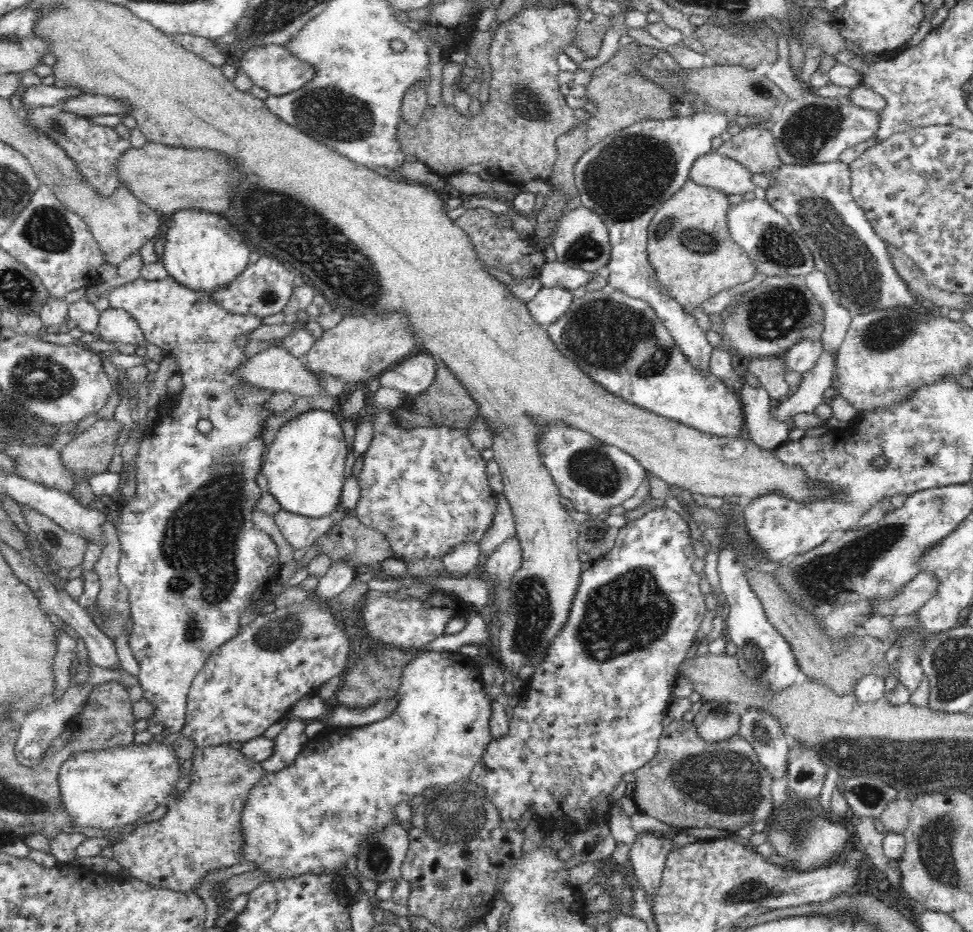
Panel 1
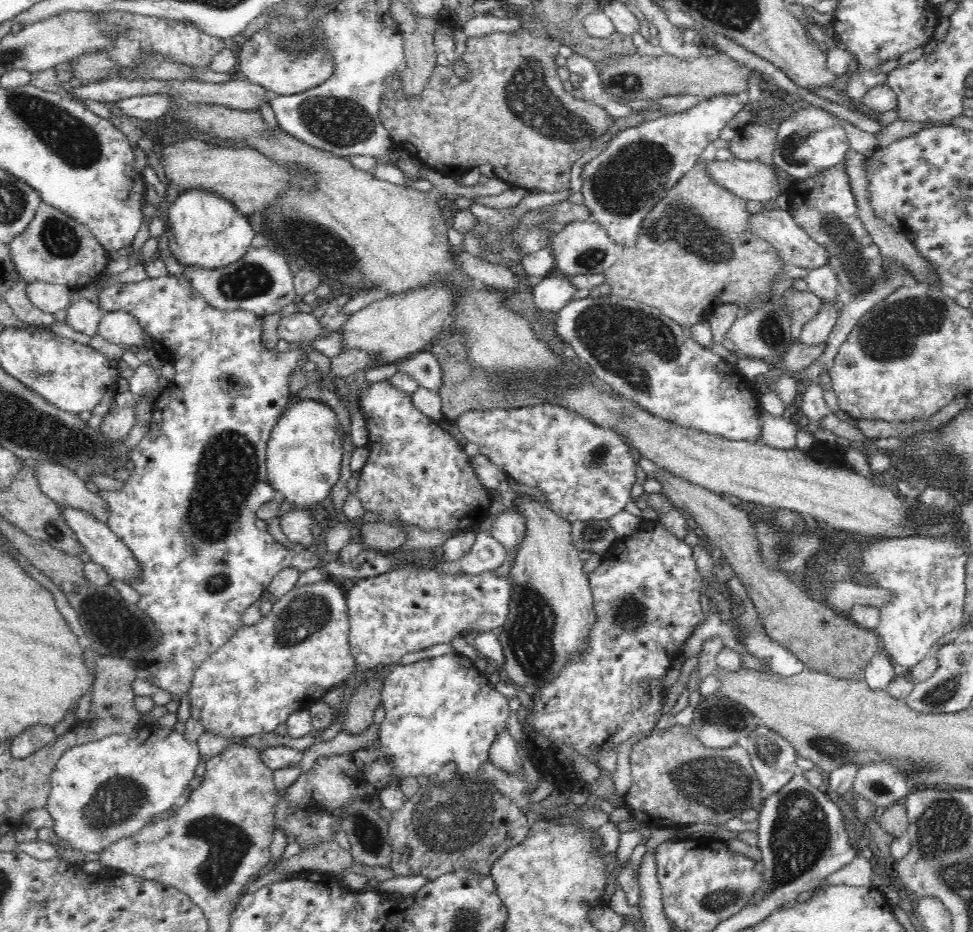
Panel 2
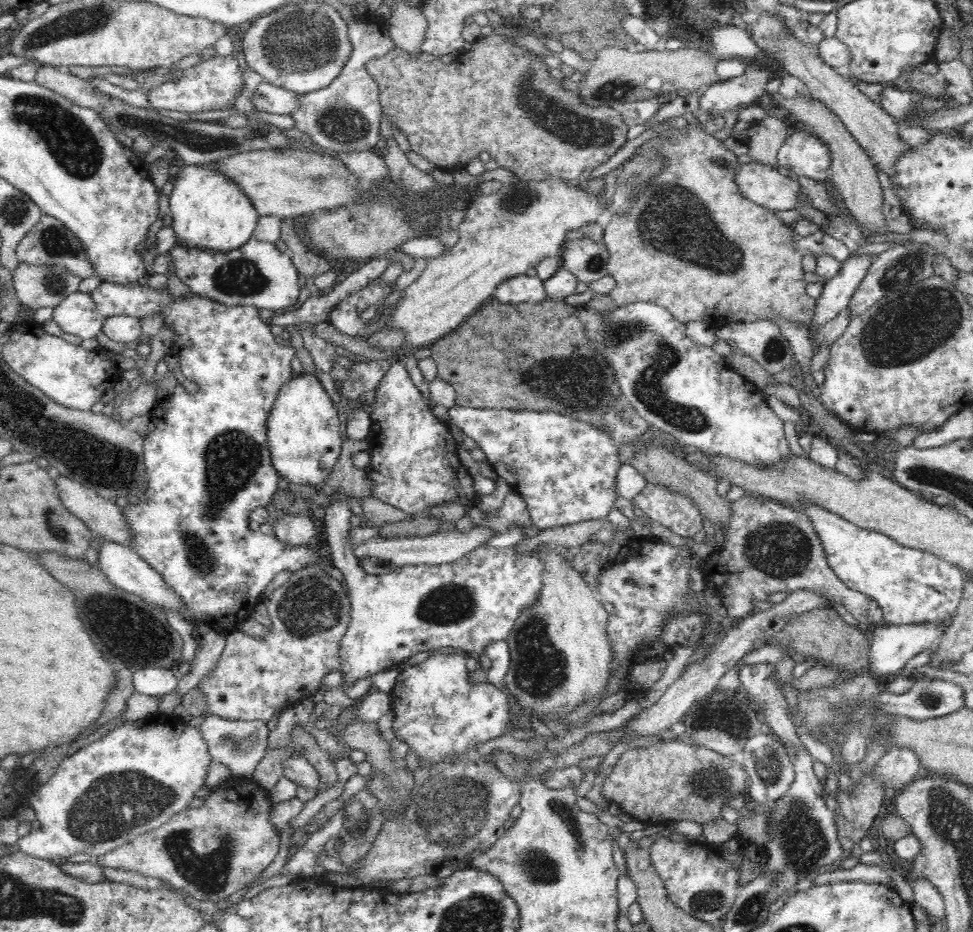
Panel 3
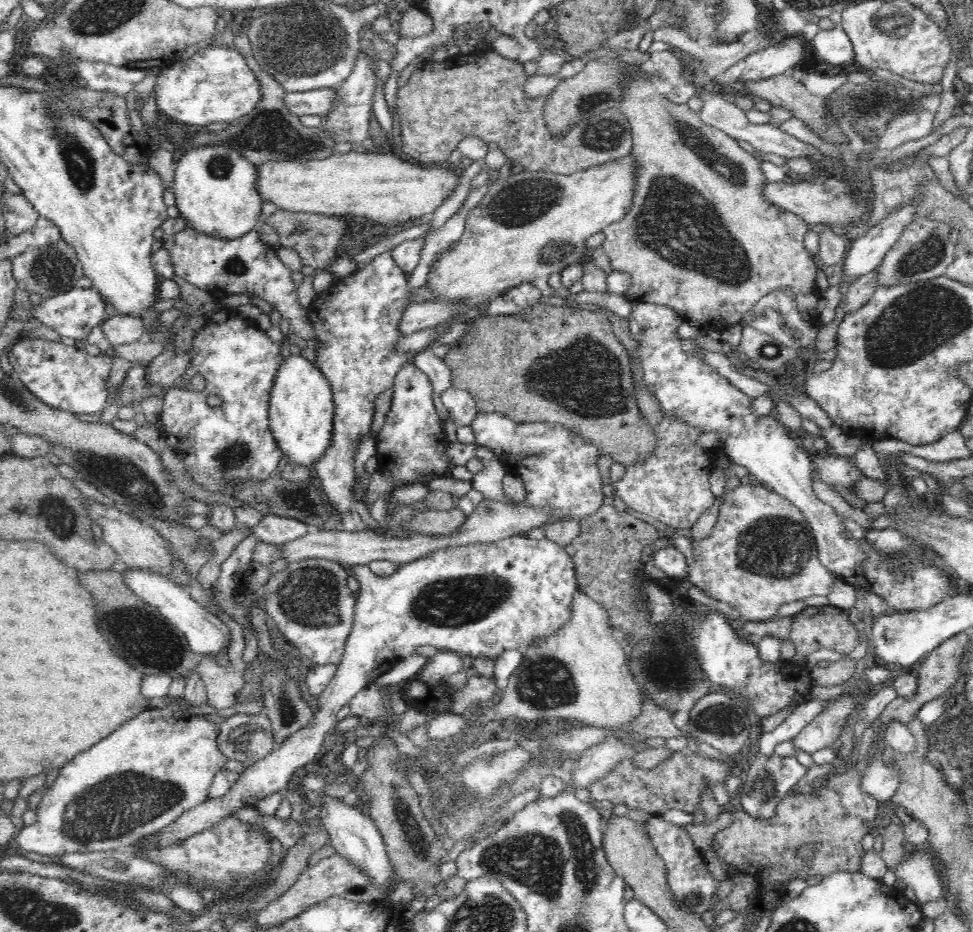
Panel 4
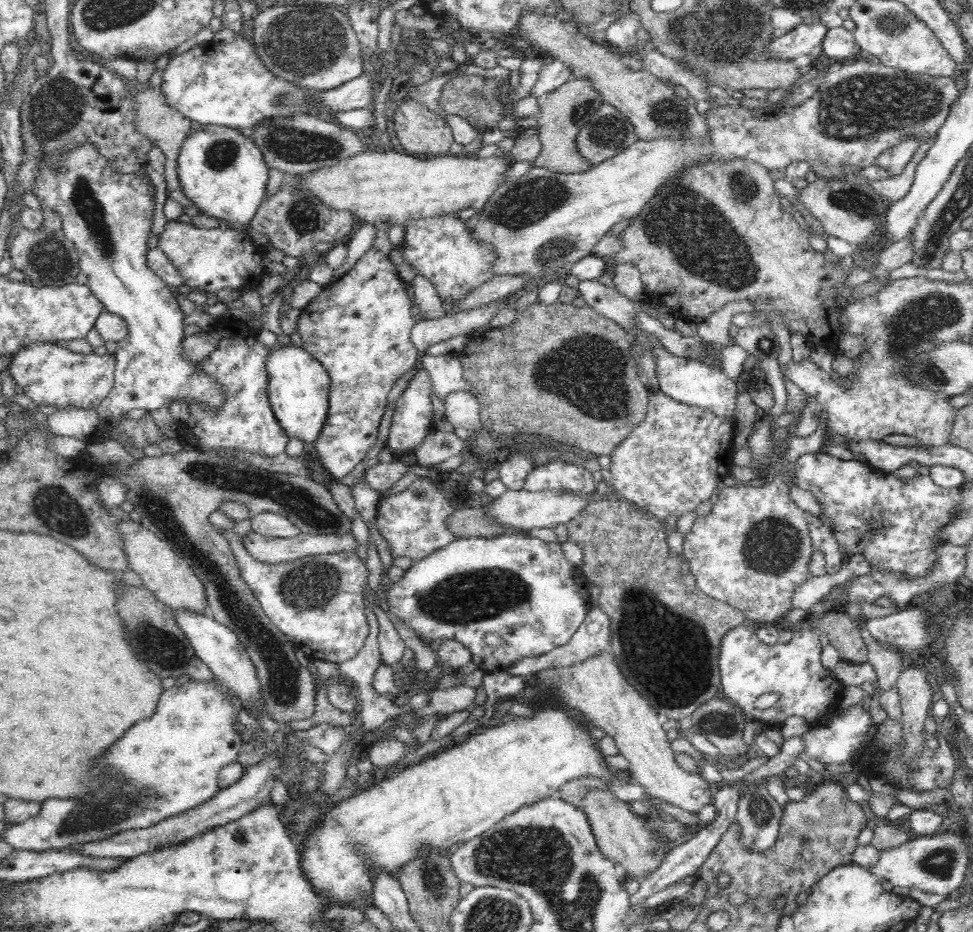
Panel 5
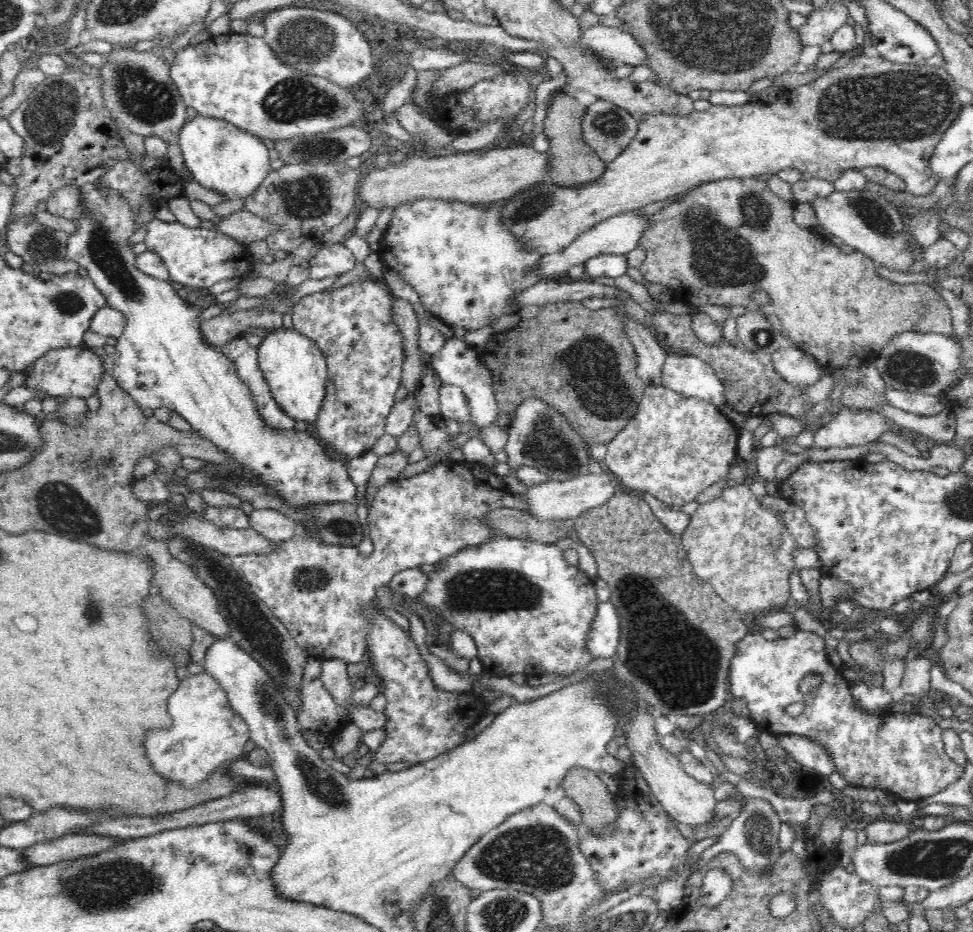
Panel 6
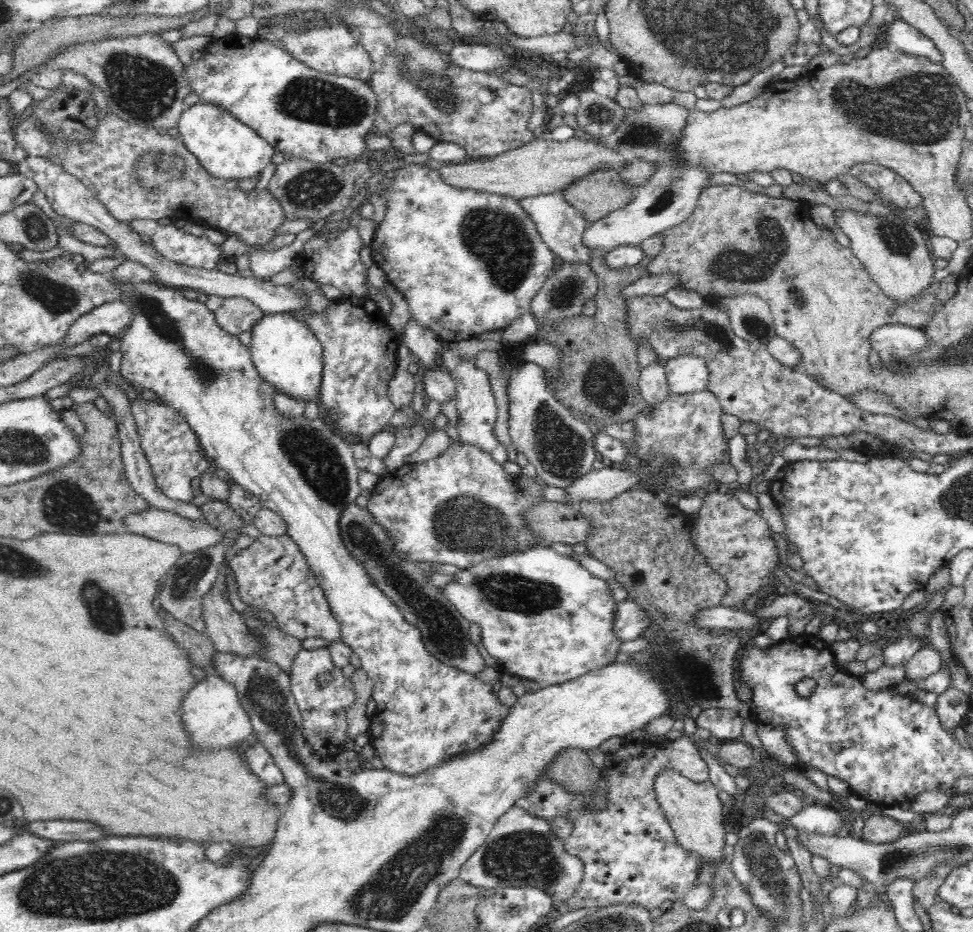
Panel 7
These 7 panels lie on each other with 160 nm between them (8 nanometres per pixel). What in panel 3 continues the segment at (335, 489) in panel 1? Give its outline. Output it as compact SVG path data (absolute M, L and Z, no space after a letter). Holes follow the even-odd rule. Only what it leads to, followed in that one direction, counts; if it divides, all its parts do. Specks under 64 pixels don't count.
M296 375L282 388L268 417L267 442L272 467L288 484L318 488L330 476L342 450L340 418L334 402L316 376Z

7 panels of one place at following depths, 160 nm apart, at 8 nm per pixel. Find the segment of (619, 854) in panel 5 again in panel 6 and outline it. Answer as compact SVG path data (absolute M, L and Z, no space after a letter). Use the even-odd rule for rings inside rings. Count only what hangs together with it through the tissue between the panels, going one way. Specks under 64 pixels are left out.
M582 768L572 769L564 777L561 788L580 807L584 832L608 837L618 830L622 812L616 809L617 796L608 791L596 773Z

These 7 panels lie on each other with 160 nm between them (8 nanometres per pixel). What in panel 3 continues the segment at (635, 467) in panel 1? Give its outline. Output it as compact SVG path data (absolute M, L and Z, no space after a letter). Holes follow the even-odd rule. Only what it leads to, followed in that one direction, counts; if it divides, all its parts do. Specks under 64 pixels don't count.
M460 407L449 408L449 417L466 437L473 438L478 447L485 453L488 464L498 474L498 477L504 478L509 483L510 488L514 489L526 501L528 505L533 524L540 531L554 527L576 524L587 520L597 518L607 518L612 510L616 509L616 500L620 496L617 483L618 471L624 465L619 460L619 444L616 444L610 434L606 431L579 418L572 418L569 414L560 414L557 411L534 411L534 410L510 410L510 409L485 409L482 407Z

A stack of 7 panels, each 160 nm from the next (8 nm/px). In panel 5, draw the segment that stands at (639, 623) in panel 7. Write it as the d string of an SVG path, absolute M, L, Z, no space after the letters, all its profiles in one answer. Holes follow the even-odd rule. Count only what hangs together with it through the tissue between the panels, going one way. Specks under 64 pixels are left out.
M596 608L587 614L584 622L566 644L542 656L518 658L512 666L504 668L504 671L512 676L520 676L550 666L572 666L586 660L586 656L606 651L611 647L610 642L610 619L604 611Z

